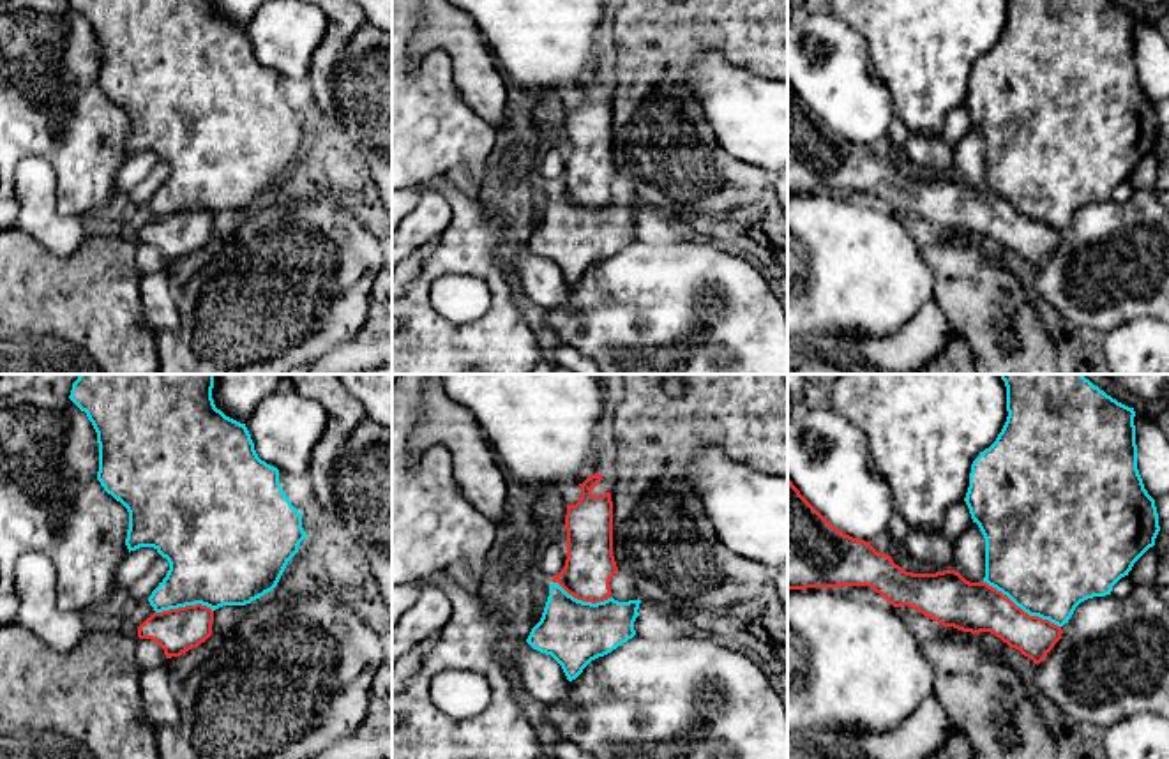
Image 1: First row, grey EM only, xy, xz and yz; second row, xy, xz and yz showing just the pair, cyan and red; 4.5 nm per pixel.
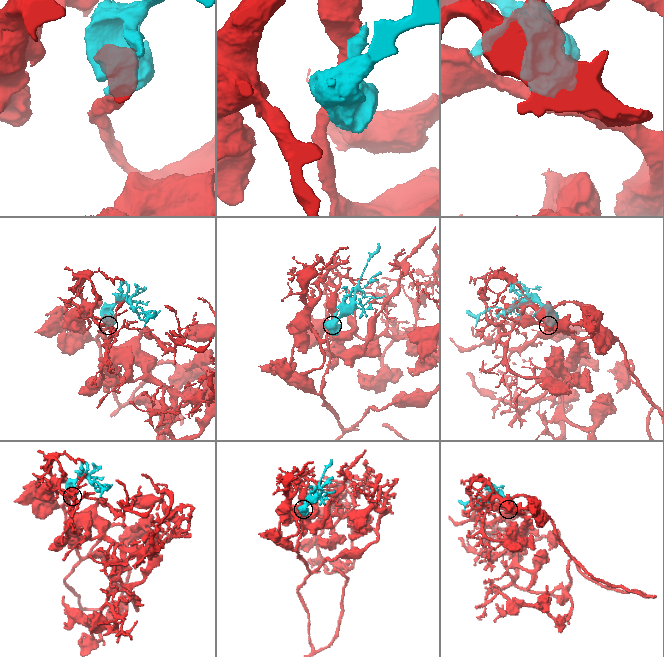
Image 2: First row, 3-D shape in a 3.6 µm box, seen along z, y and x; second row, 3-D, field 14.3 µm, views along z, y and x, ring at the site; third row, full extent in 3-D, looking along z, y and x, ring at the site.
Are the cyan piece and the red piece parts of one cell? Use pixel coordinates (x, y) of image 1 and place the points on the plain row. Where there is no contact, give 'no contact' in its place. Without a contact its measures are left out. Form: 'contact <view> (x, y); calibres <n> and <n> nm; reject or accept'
contact yz (1023, 214); calibres 480 and 220 nm; accept

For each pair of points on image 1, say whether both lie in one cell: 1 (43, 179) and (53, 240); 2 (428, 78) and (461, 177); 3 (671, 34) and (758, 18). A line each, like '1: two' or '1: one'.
1: one
2: two
3: one

